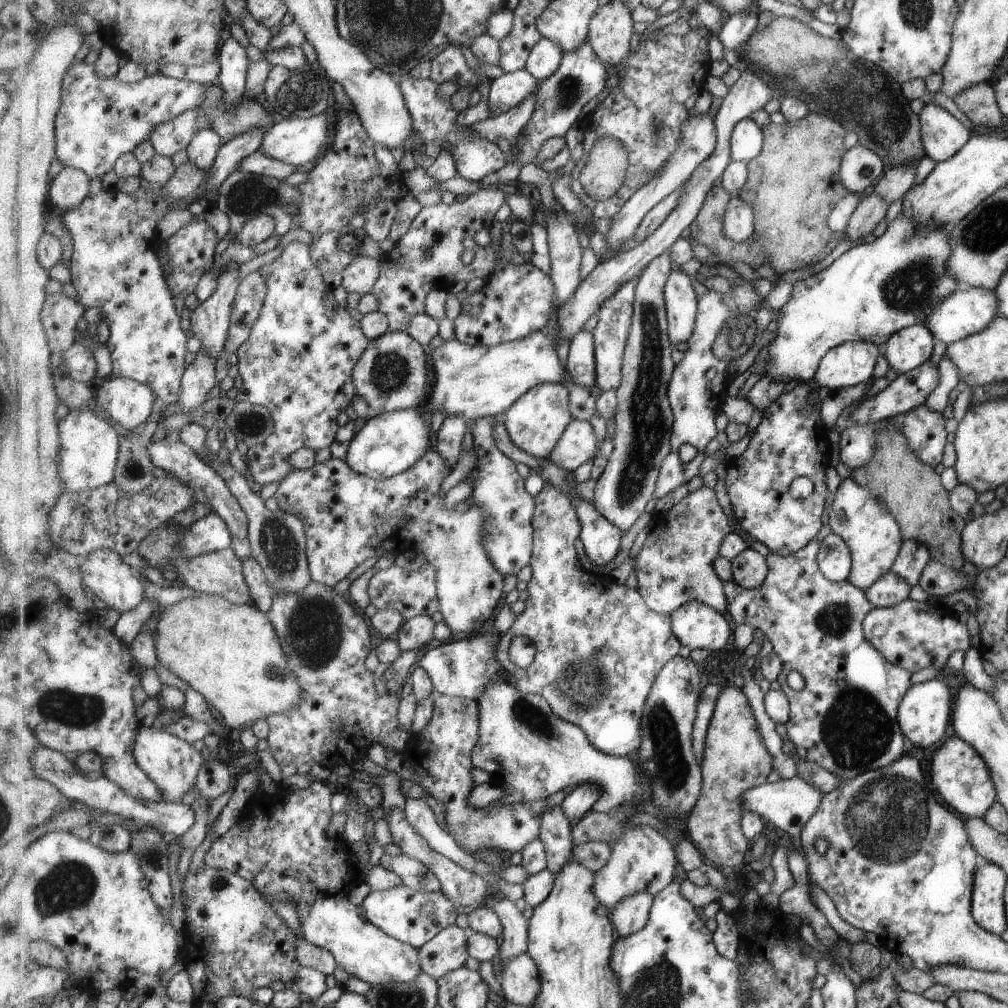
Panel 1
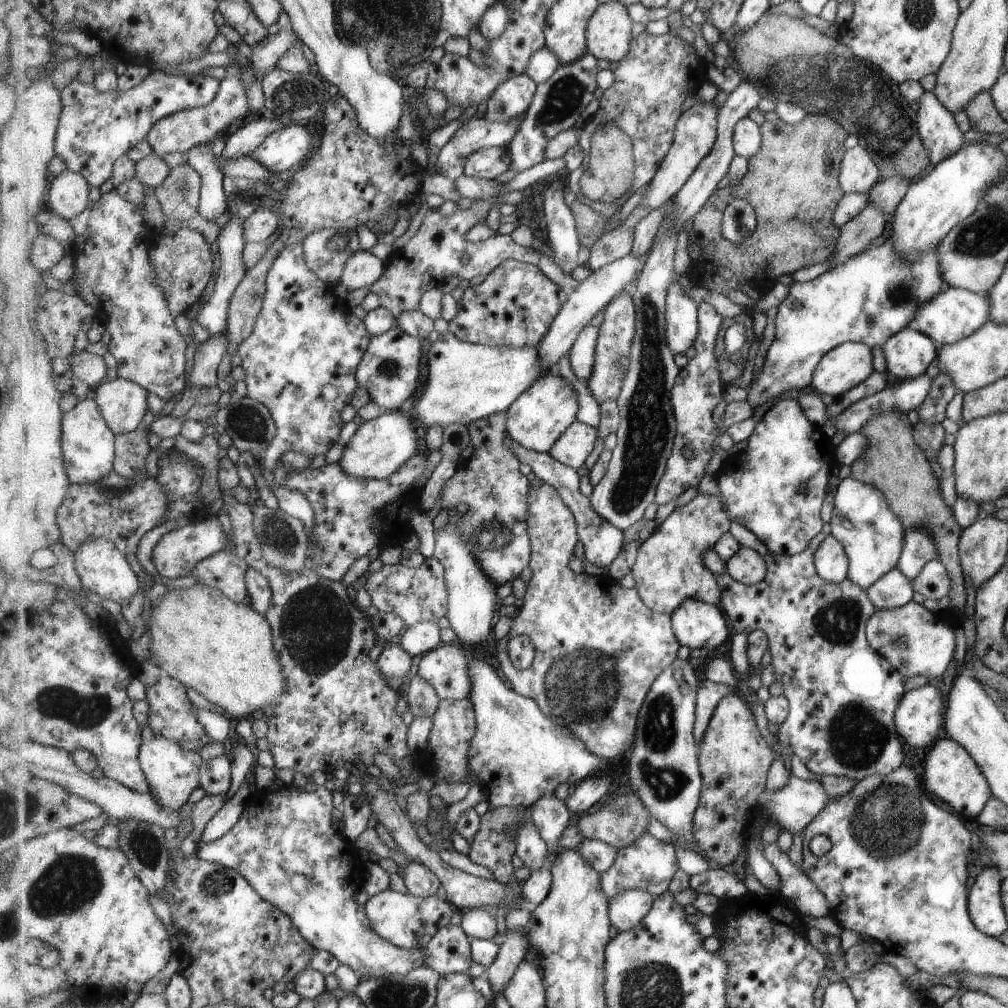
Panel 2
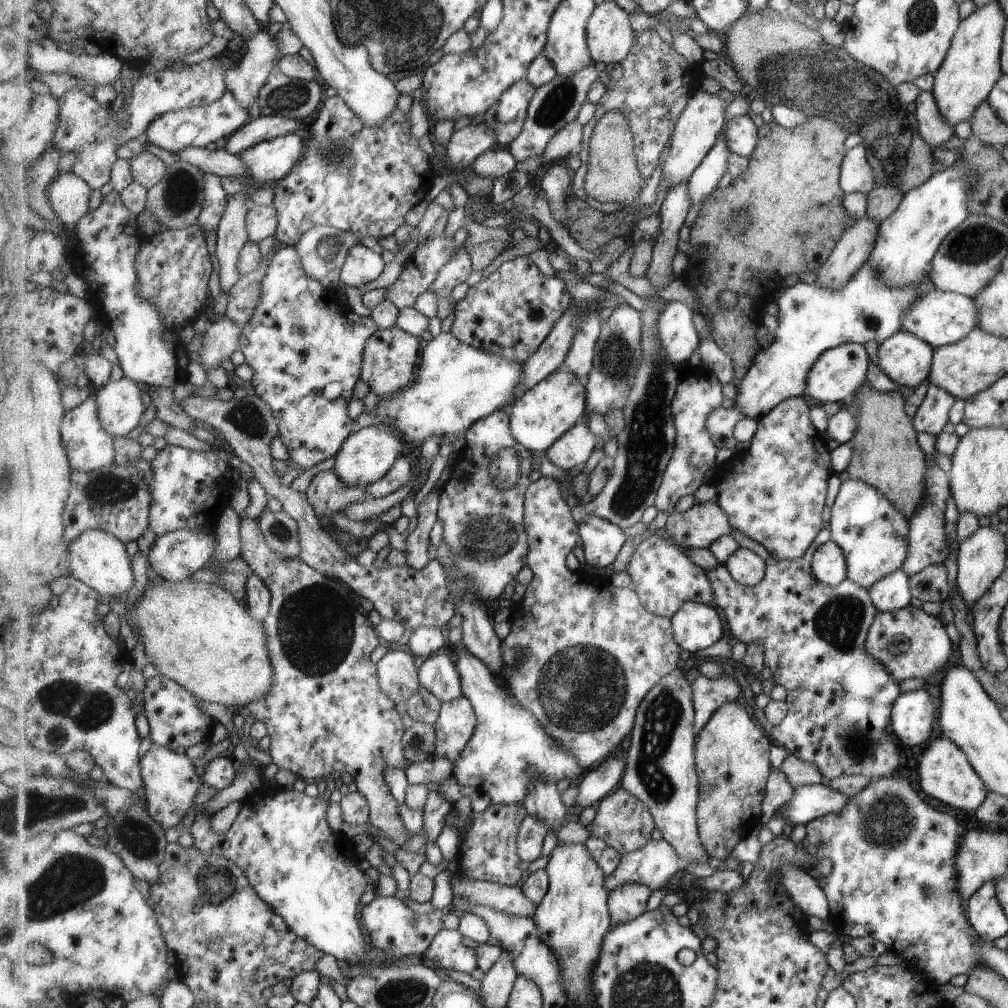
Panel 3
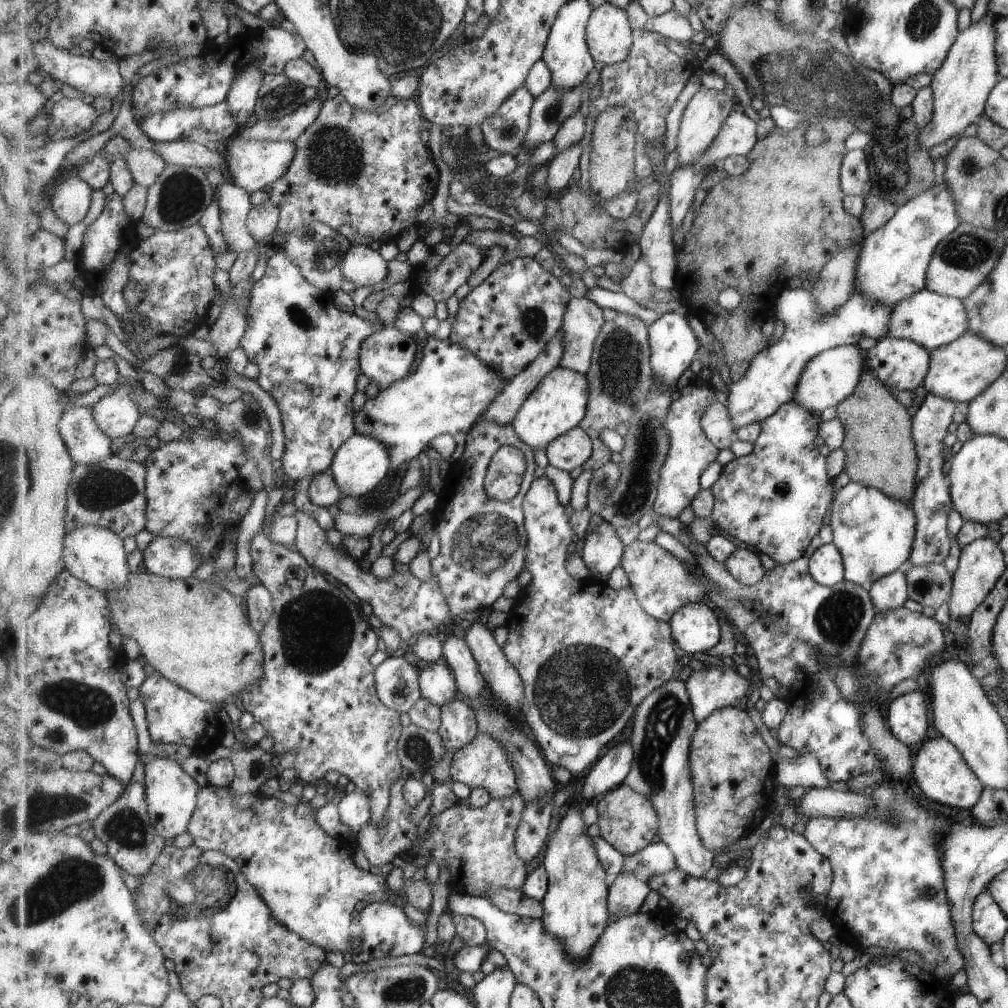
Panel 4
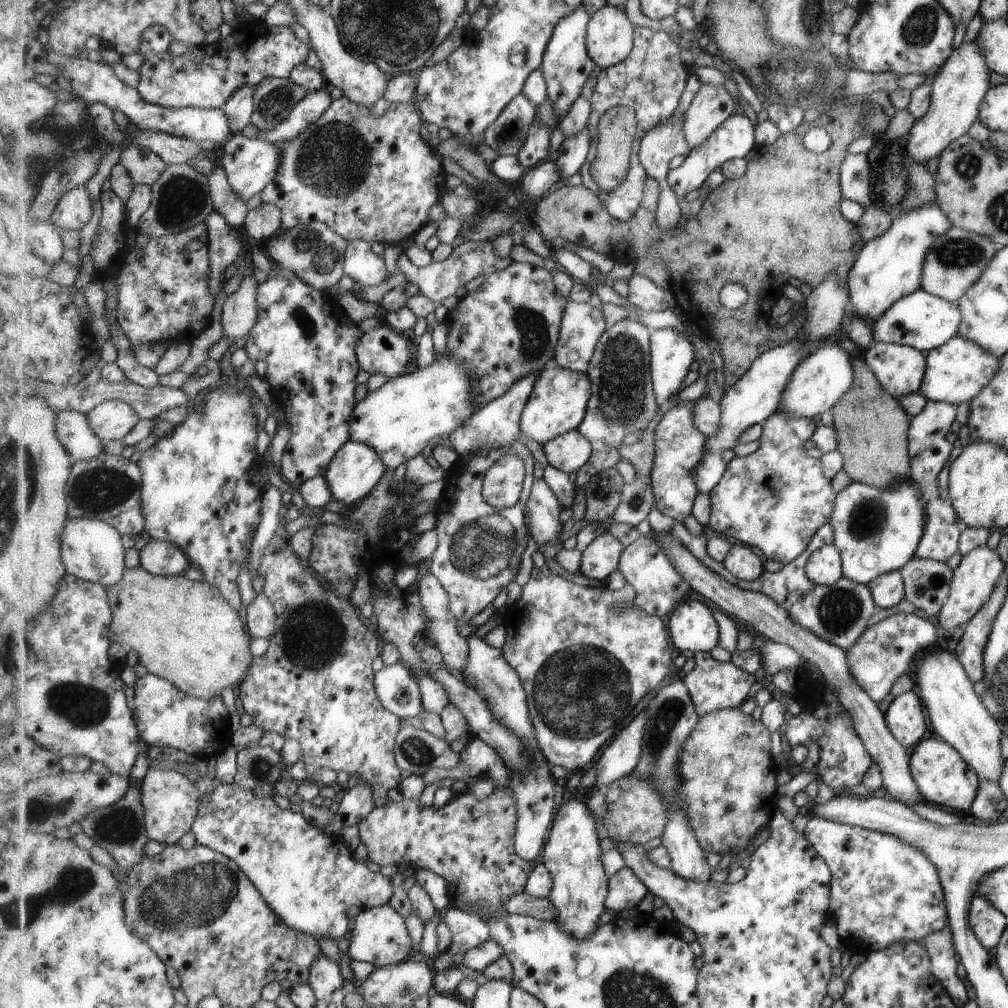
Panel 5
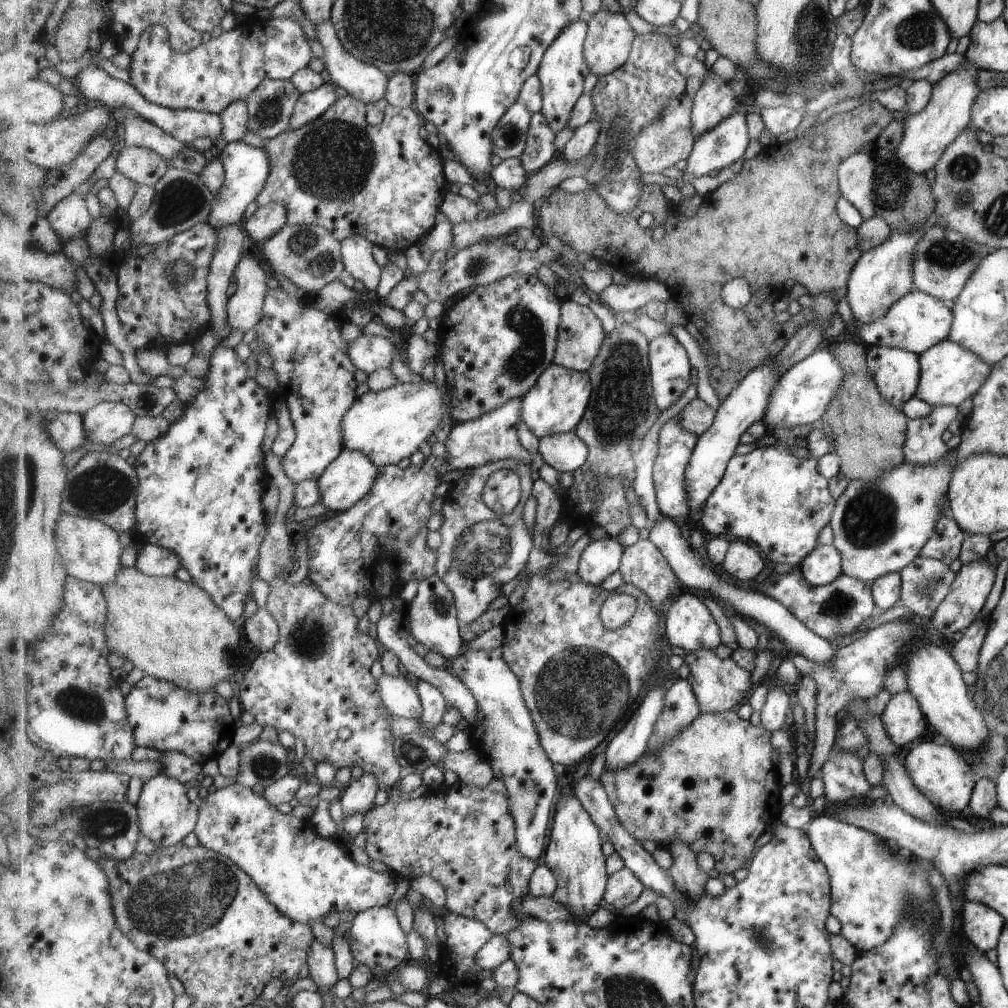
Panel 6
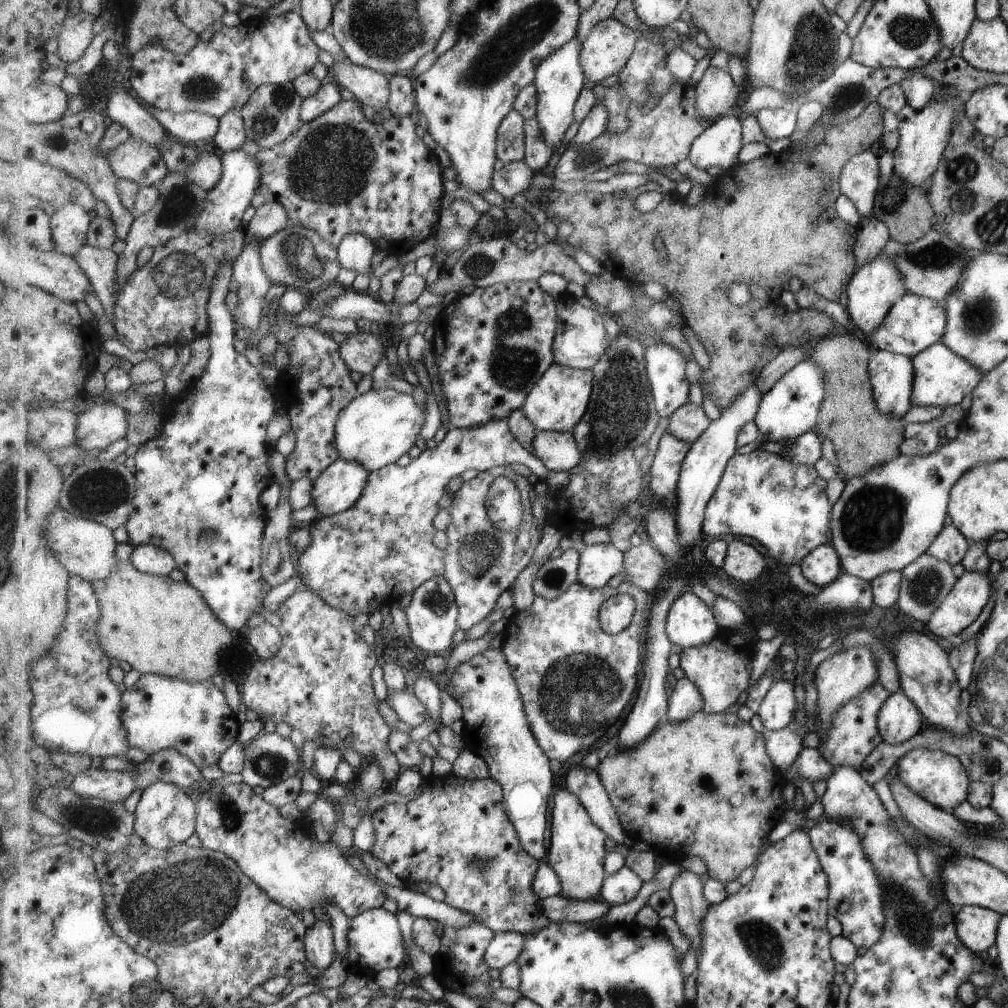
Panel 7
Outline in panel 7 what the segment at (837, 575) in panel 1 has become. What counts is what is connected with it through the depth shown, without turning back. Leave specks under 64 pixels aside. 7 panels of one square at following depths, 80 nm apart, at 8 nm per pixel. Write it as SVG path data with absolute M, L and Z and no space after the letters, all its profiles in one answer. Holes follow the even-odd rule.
M822 544L803 559L801 570L807 581L824 587L838 577L839 561L835 550L829 544Z

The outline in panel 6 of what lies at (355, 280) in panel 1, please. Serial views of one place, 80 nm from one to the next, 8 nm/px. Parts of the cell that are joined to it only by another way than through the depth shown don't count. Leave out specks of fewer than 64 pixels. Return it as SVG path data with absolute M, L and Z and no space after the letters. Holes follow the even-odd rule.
M355 235L342 241L342 257L347 272L353 278L363 282L365 288L373 293L377 290L381 277L385 275L375 258L373 258L375 245L364 236Z

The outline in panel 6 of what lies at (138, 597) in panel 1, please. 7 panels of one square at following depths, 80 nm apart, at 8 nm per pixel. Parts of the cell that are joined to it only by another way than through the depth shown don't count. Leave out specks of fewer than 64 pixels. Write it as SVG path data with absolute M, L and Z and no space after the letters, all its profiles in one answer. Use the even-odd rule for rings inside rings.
M63 513L56 526L56 547L68 568L68 574L101 586L113 582L122 567L124 548L119 533L100 520Z

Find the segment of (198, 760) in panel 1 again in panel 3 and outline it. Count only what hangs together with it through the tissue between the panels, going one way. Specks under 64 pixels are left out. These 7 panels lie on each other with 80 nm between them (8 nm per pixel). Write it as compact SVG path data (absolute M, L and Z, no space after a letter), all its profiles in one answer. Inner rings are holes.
M156 743L141 758L142 776L145 780L144 790L149 800L148 814L157 820L165 830L175 828L185 820L193 804L198 804L200 789L204 786L201 776L195 770L193 758L186 754L178 754L174 749Z

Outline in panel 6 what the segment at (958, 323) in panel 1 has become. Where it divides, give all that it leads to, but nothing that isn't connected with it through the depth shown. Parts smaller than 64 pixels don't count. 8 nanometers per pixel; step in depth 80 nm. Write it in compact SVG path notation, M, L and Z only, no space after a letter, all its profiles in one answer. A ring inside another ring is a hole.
M911 290L896 300L881 319L869 324L853 321L853 324L846 324L844 328L860 338L866 347L884 346L918 355L921 351L945 340L951 330L951 324L952 309L950 303Z

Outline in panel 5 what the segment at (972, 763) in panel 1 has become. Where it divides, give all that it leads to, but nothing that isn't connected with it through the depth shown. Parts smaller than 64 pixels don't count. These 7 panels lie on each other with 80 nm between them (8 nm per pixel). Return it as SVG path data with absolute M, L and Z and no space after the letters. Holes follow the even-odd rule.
M942 739L920 740L910 752L909 768L910 775L925 802L933 802L937 806L953 808L959 812L968 811L979 788L980 778L952 745Z

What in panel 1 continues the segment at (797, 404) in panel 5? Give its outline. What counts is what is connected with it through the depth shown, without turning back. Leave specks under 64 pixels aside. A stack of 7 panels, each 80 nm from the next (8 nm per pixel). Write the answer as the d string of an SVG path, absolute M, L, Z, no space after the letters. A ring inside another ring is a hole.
M871 342L839 344L823 357L813 383L833 392L866 382L872 377L875 361L881 354L883 348Z

